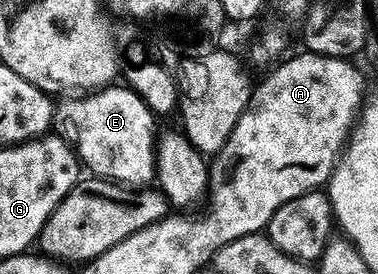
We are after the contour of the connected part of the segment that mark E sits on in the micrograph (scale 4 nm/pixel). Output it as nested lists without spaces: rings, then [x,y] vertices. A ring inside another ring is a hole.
[[[106,86],[90,91],[88,94],[77,94],[72,98],[62,99],[65,101],[56,105],[53,124],[56,131],[77,153],[77,159],[81,161],[82,165],[88,171],[89,168],[93,171],[90,173],[94,177],[102,180],[116,180],[118,184],[126,186],[145,186],[155,176],[155,132],[153,136],[155,114],[141,99],[138,92],[134,92],[128,86],[117,87]]]

